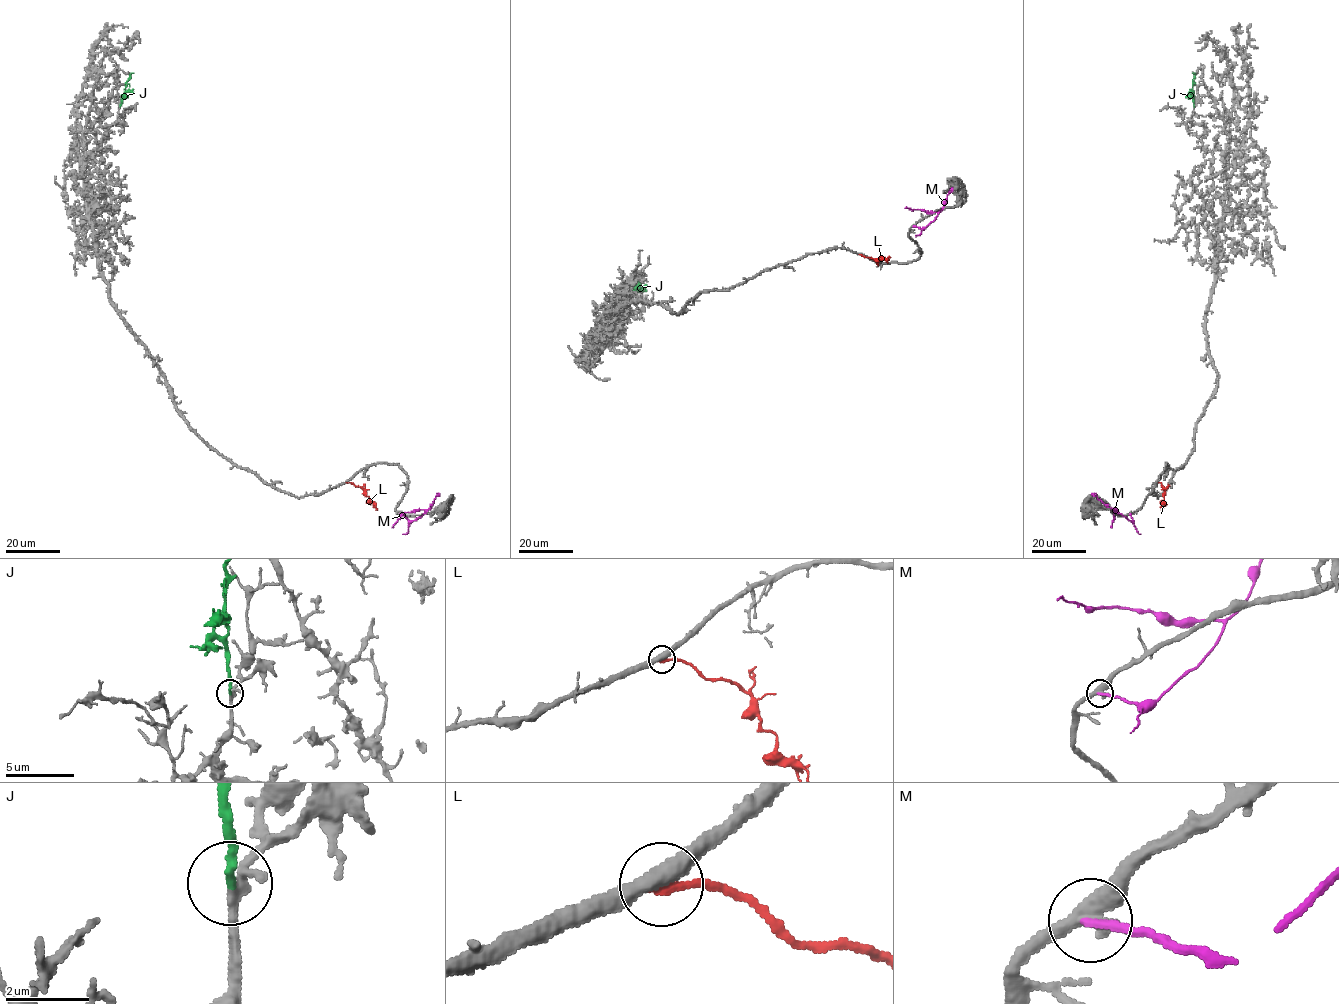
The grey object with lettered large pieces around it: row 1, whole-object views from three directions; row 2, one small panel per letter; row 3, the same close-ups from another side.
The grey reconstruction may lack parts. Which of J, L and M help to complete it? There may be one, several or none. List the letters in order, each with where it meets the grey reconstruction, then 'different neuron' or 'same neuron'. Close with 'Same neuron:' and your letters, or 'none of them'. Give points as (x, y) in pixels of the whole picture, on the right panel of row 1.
J: (1193, 106) | same neuron
L: (1158, 482) | different neuron
M: (1130, 514) | different neuron
Same neuron: J

